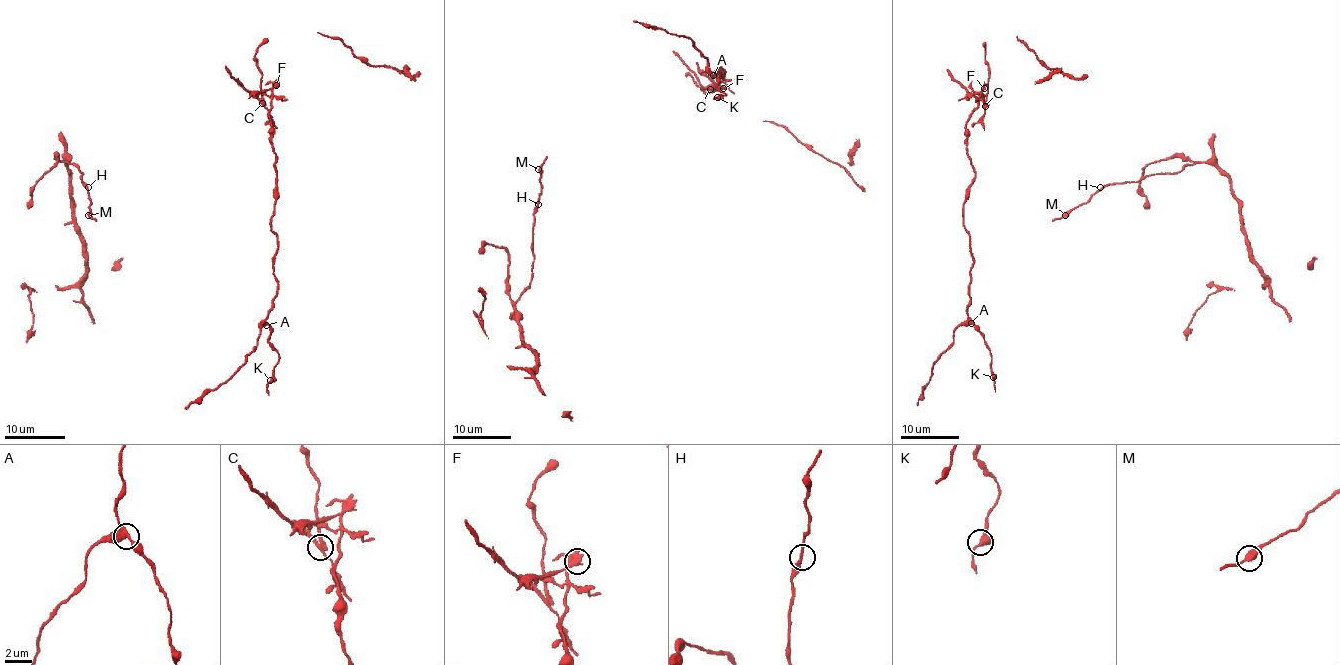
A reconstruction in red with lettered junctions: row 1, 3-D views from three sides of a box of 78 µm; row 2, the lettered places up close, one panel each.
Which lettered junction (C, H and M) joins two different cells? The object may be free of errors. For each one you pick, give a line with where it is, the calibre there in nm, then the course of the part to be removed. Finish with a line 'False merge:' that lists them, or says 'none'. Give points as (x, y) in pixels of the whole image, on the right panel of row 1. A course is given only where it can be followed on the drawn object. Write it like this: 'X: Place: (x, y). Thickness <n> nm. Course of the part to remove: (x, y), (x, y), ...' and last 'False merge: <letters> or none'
C: Place: (985, 106). Thickness 300 nm. Course of the part to remove: (984, 105), (981, 96), (965, 126), (974, 171), (964, 204), (973, 261), (968, 318), (934, 362), (917, 405)
False merge: C

